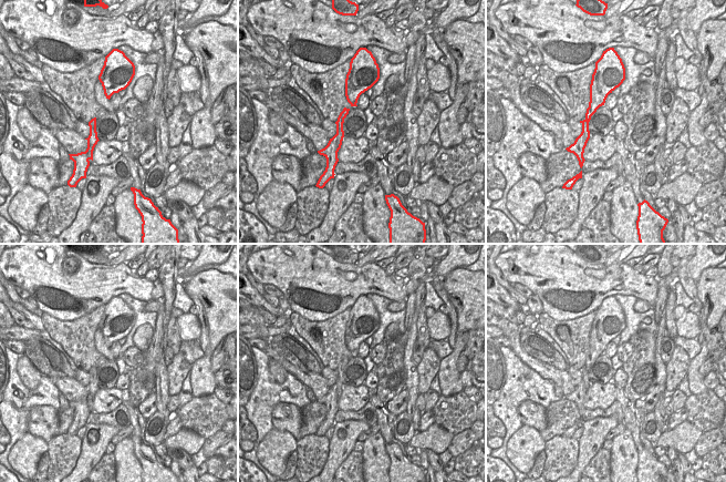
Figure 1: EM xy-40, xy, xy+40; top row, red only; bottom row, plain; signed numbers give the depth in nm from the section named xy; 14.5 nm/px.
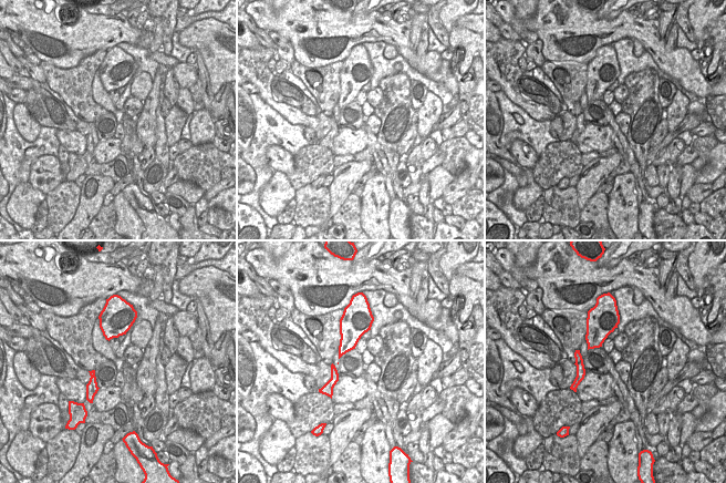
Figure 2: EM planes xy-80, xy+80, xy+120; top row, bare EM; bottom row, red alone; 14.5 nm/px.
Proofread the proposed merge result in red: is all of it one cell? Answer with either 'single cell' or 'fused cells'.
fused cells

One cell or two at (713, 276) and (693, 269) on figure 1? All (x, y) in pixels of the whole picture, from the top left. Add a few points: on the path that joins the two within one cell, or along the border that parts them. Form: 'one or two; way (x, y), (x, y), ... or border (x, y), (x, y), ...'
two; border (714, 266), (706, 267), (696, 283)

